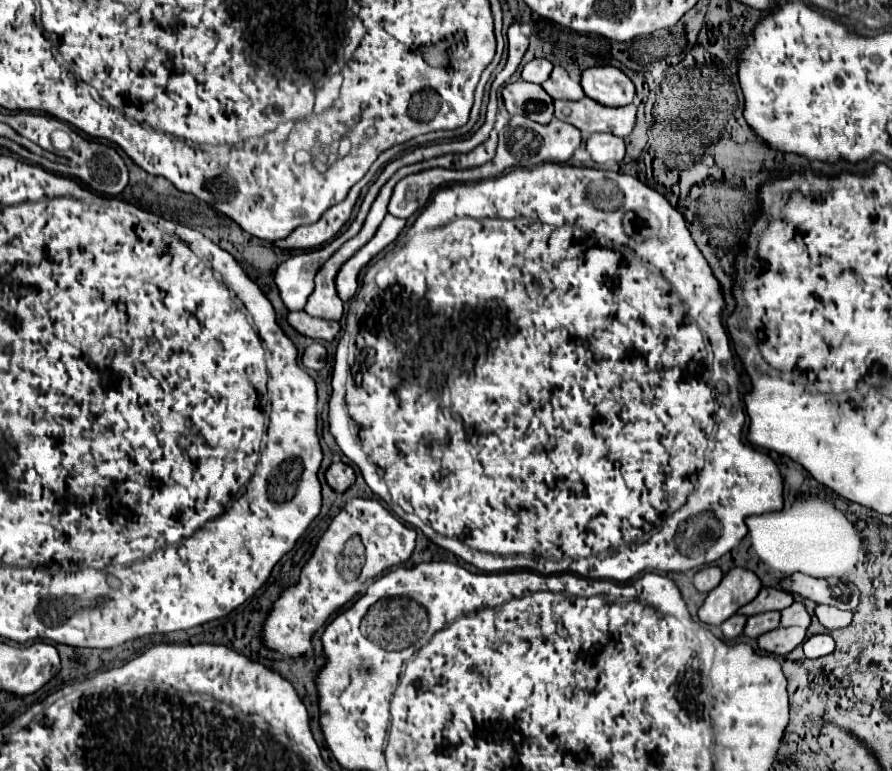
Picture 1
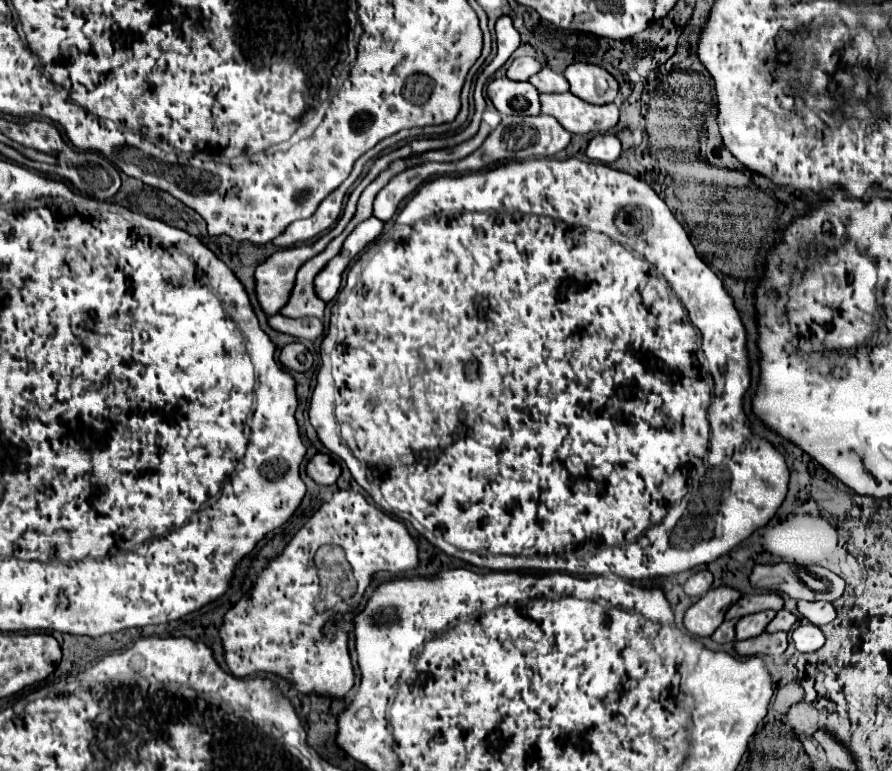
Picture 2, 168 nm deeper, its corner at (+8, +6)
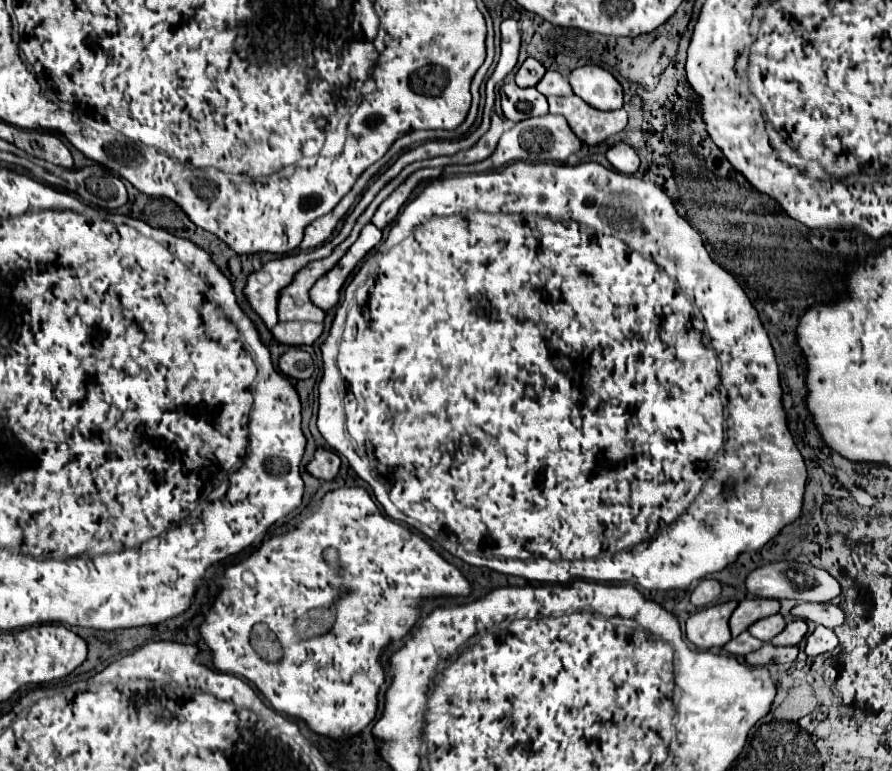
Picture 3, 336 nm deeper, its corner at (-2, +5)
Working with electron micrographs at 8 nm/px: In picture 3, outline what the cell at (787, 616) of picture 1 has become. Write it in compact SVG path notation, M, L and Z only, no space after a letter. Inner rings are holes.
M796 619L796 621L792 621L792 623L788 623L786 625L786 629L778 635L778 637L774 637L774 645L776 647L784 647L784 645L798 645L804 637L806 637L806 633L808 633L808 625L806 625L806 621L802 621L802 619Z

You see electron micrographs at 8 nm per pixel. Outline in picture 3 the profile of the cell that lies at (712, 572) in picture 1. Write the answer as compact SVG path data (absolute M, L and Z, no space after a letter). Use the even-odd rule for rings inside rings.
M704 579L704 581L700 581L700 585L692 591L690 601L692 601L692 605L696 605L696 607L706 607L706 605L718 601L718 597L720 597L720 583L714 581L714 579Z

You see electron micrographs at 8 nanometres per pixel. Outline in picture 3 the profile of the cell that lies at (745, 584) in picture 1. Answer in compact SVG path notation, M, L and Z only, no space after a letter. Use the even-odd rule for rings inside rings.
M728 601L728 603L718 603L694 613L686 621L688 641L694 643L698 649L724 647L732 639L728 619L736 609L736 605L738 605L736 601Z

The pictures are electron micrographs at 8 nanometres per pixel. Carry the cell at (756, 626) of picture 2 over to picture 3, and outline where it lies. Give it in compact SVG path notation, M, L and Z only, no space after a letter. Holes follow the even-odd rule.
M778 613L778 615L772 615L772 617L766 617L762 621L756 621L748 631L752 637L756 639L762 639L762 641L772 641L778 633L782 633L786 627L786 621L784 617Z

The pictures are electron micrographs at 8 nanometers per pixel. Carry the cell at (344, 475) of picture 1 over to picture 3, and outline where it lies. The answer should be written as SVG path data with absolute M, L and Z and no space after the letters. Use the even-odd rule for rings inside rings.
M322 447L316 449L314 459L306 465L306 471L310 475L324 481L332 481L338 475L338 469L340 469L340 457L334 451L328 451Z

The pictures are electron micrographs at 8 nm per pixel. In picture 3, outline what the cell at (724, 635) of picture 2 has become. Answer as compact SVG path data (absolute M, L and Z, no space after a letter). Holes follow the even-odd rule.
M748 631L746 633L740 633L736 639L732 639L724 649L730 653L730 655L748 655L756 649L760 649L764 643L760 639L754 639Z

